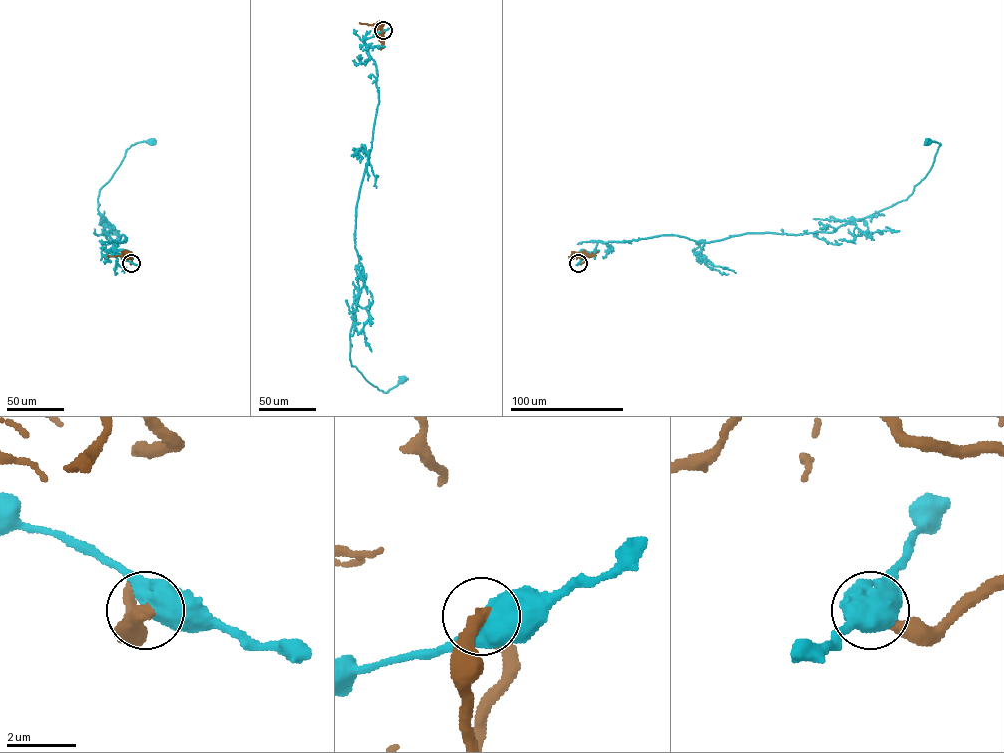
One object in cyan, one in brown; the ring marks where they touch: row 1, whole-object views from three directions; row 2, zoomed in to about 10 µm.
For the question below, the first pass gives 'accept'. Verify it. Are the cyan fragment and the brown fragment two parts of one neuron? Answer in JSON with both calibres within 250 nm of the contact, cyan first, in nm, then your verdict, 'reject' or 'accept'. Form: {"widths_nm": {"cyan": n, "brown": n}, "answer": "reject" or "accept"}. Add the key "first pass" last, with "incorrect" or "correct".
{"widths_nm": {"cyan": 650, "brown": 400}, "answer": "reject", "first pass": "incorrect"}

